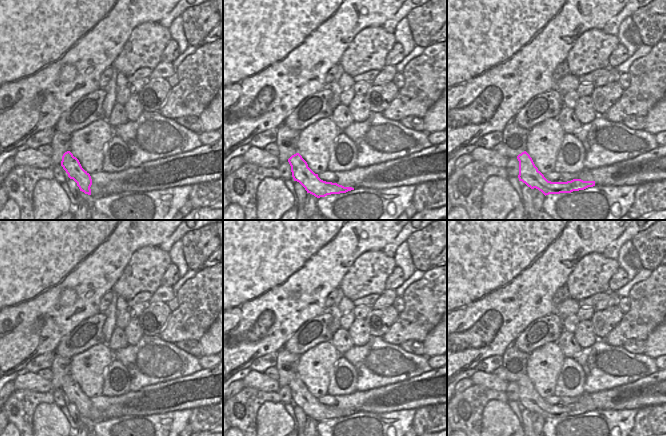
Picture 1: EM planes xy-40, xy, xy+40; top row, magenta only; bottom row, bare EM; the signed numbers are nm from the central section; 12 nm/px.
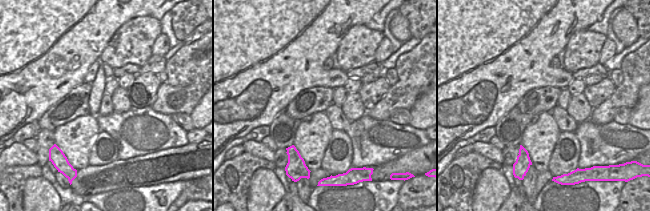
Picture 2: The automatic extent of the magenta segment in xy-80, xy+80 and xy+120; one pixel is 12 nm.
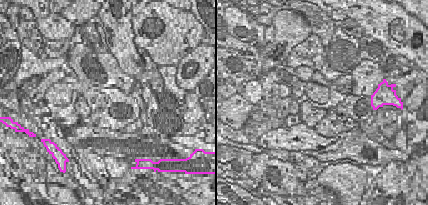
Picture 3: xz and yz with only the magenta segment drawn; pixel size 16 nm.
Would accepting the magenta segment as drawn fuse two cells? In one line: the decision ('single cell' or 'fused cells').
fused cells

